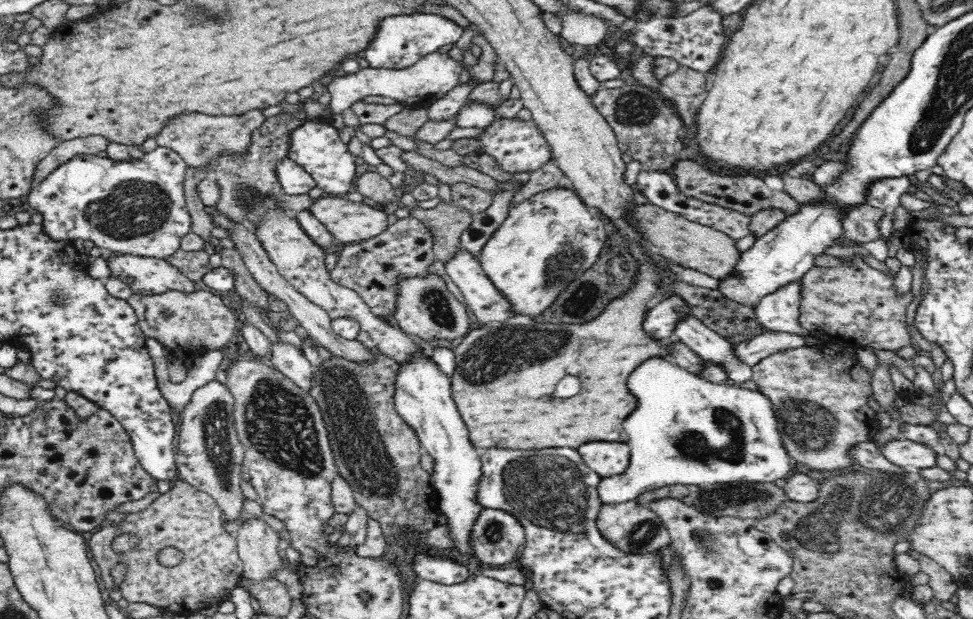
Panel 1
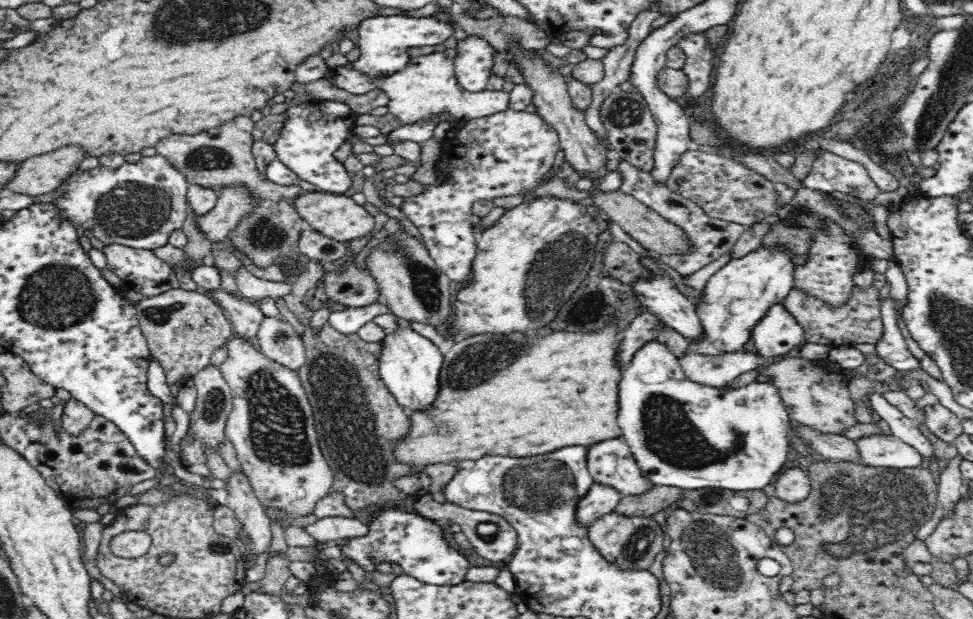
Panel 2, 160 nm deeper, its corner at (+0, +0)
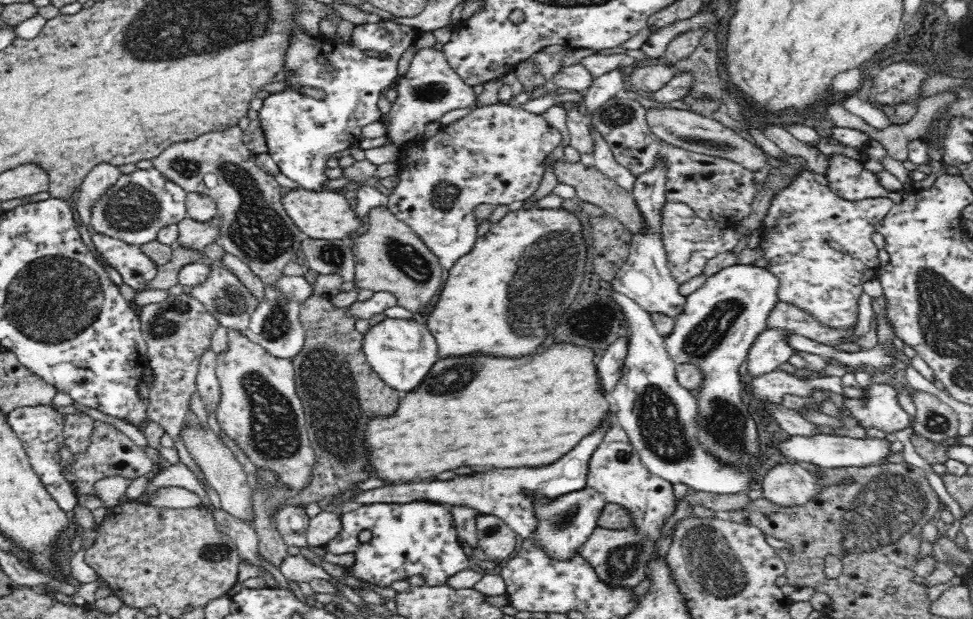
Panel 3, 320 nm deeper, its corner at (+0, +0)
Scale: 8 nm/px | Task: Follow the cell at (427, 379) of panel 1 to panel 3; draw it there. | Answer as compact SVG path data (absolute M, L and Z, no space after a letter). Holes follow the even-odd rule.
M384 316L364 333L360 346L364 349L365 360L380 375L381 380L401 396L404 392L414 390L439 359L436 339L426 325L412 318Z

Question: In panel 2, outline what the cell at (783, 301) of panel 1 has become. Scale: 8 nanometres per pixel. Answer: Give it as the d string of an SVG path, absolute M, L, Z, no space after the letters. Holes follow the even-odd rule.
M782 303L767 310L766 316L756 323L752 336L756 353L769 362L785 356L804 341L804 329L784 309Z

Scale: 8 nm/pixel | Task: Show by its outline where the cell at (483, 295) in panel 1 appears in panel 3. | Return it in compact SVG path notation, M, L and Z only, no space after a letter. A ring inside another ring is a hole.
M500 102L477 107L446 126L442 126L428 139L405 143L398 154L398 183L388 197L387 207L425 242L439 258L440 264L450 270L456 260L468 254L476 242L476 217L474 209L482 203L508 205L516 200L530 198L542 180L544 158L556 148L563 137L541 114L528 112L517 105Z

